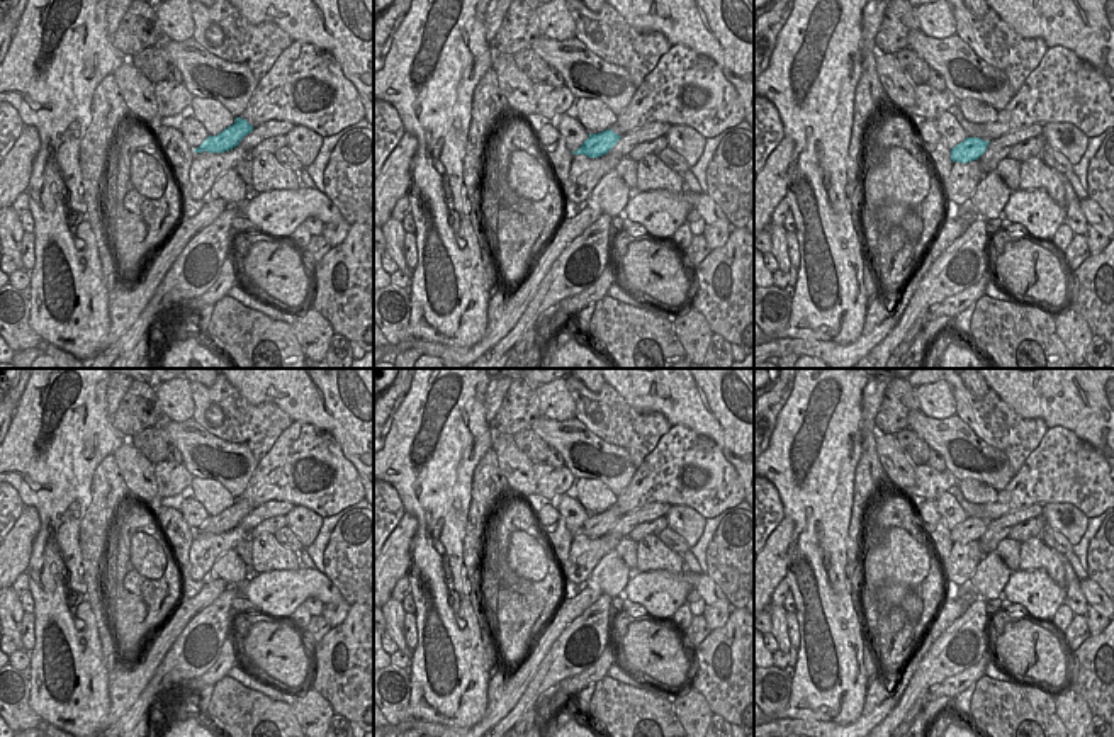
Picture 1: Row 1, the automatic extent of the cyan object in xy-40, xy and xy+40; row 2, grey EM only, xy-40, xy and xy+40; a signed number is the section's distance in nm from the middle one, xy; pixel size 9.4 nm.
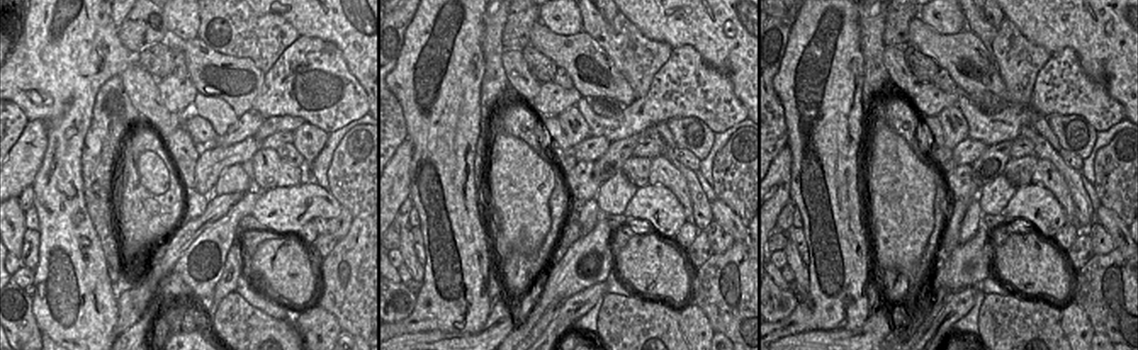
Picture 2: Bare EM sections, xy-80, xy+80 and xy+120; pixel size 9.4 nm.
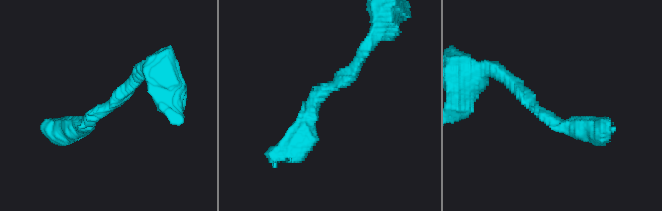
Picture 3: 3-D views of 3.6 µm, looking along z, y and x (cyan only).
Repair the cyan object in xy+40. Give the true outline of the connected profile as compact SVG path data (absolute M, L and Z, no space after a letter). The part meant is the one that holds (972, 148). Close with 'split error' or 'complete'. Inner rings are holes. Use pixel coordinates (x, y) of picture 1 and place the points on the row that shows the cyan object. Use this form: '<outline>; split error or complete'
M966 138L963 143L951 149L953 163L968 163L978 160L987 151L988 143L990 141L983 141L980 138Z; complete

